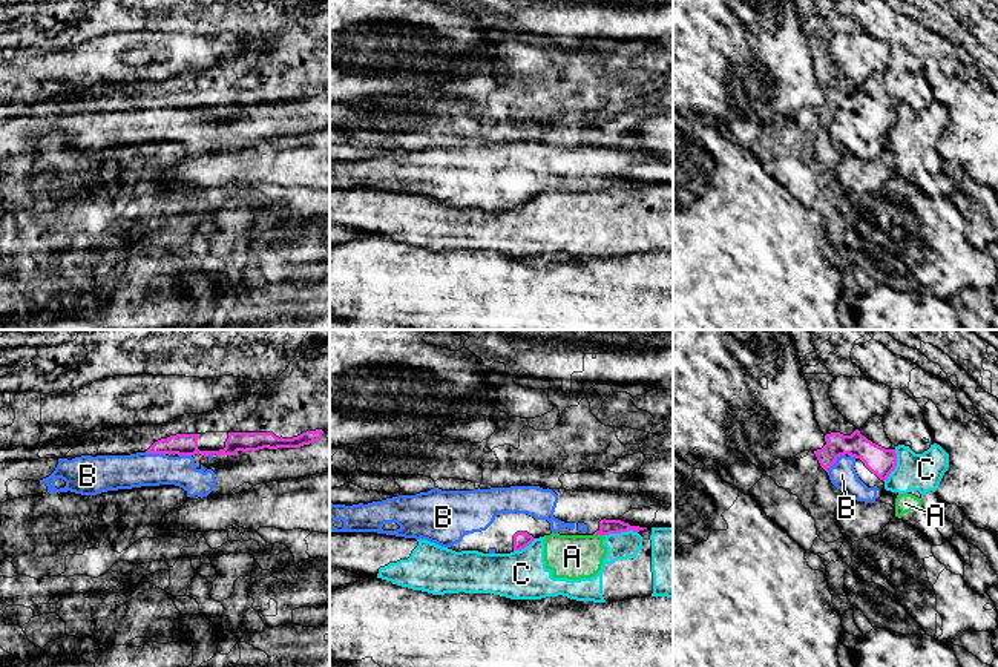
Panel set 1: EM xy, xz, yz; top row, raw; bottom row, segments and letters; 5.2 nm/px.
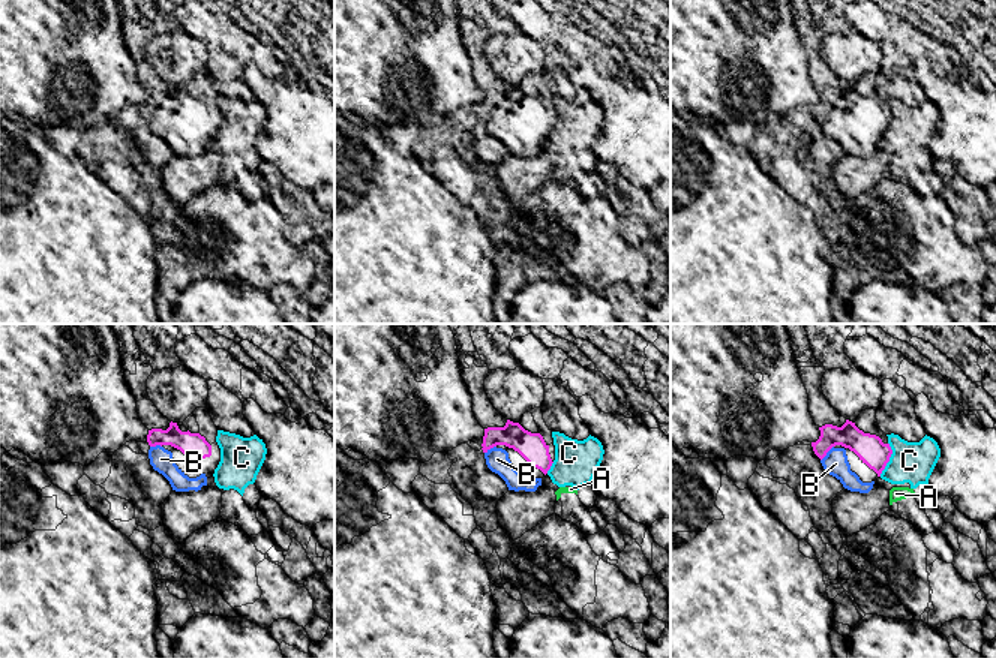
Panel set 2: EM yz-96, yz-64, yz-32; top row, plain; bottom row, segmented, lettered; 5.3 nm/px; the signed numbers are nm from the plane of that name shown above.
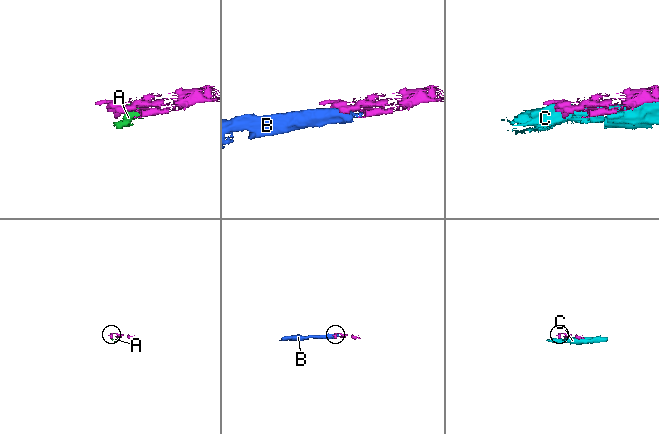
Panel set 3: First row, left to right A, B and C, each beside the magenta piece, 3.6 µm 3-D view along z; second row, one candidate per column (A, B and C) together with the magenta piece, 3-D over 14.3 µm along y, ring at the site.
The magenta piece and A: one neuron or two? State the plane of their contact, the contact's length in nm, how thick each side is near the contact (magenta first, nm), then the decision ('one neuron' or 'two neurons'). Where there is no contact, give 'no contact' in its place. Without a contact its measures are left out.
contact in xz; length 60 nm; calibres 80 and 240 nm; two neurons

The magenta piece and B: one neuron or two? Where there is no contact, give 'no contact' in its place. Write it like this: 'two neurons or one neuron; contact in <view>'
one neuron; contact in yz

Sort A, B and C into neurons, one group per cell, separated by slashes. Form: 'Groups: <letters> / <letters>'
Groups: A C / B

